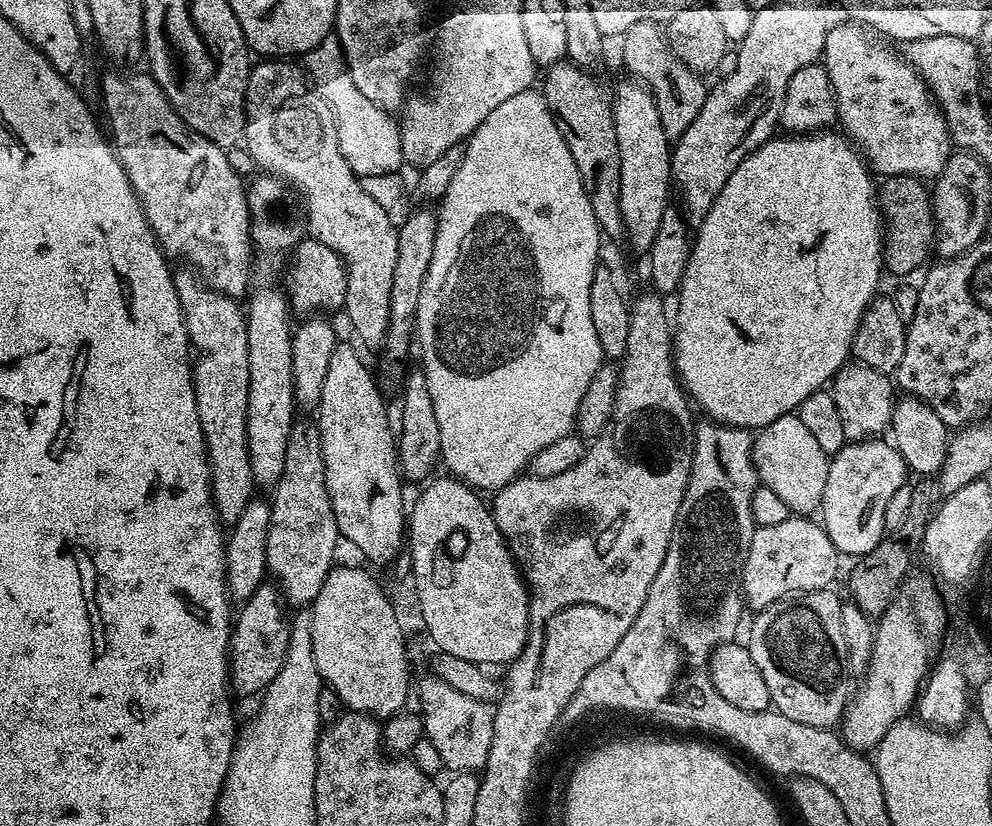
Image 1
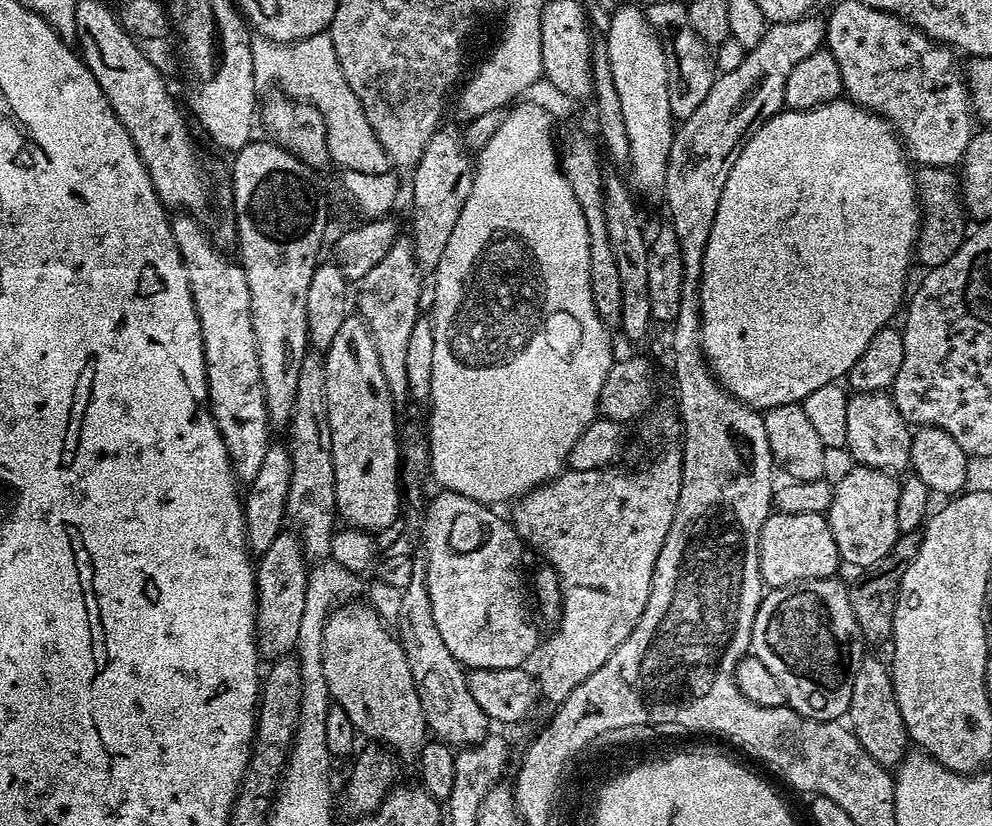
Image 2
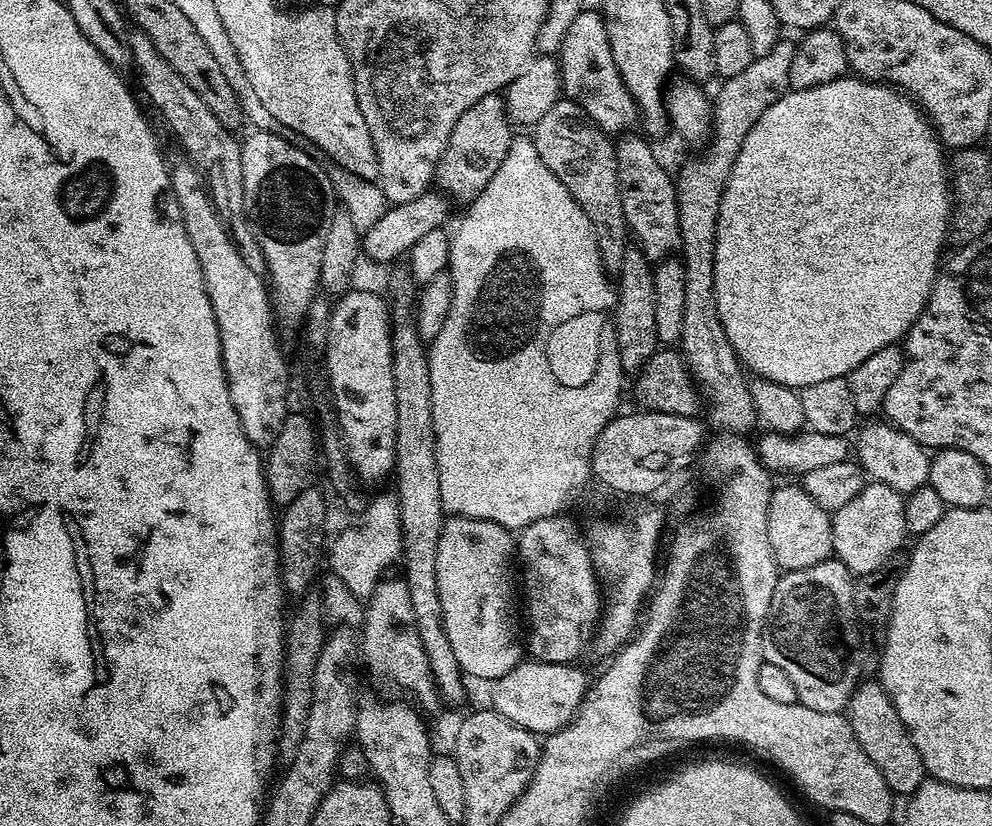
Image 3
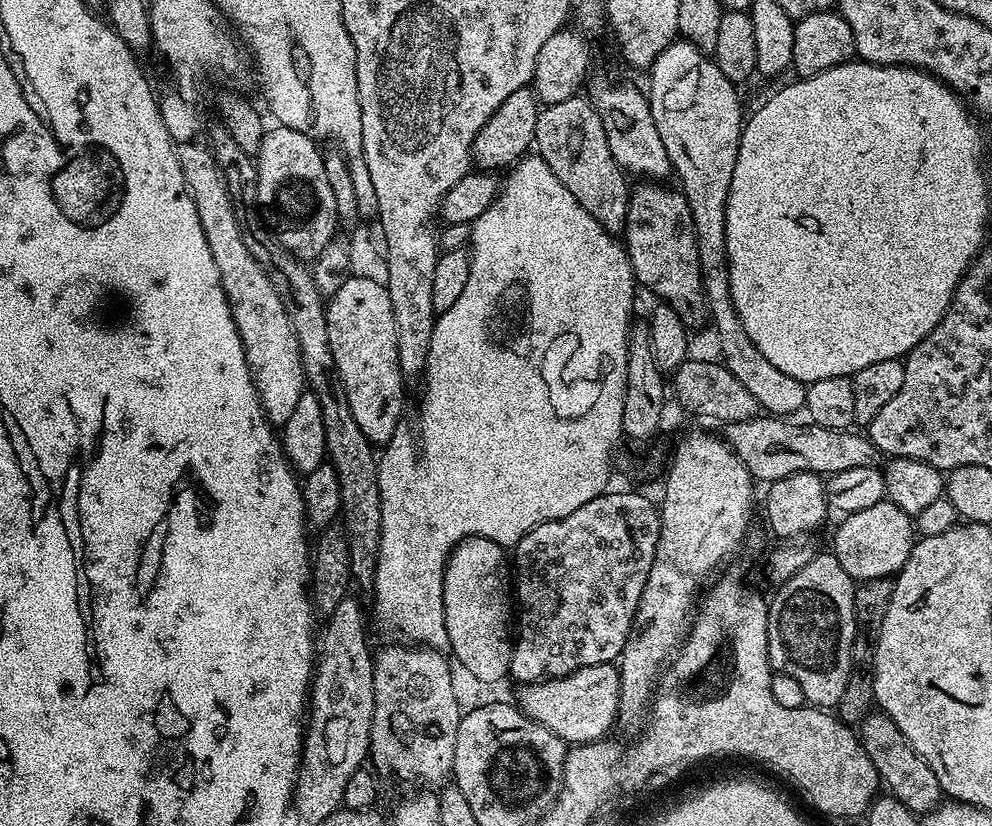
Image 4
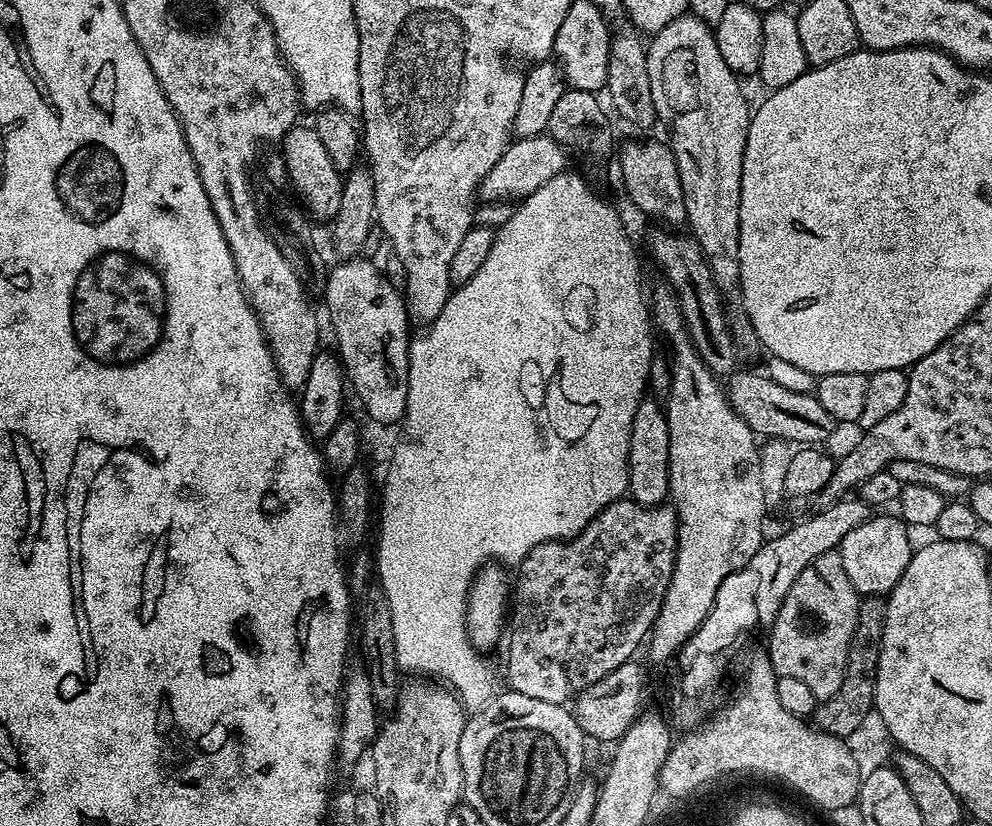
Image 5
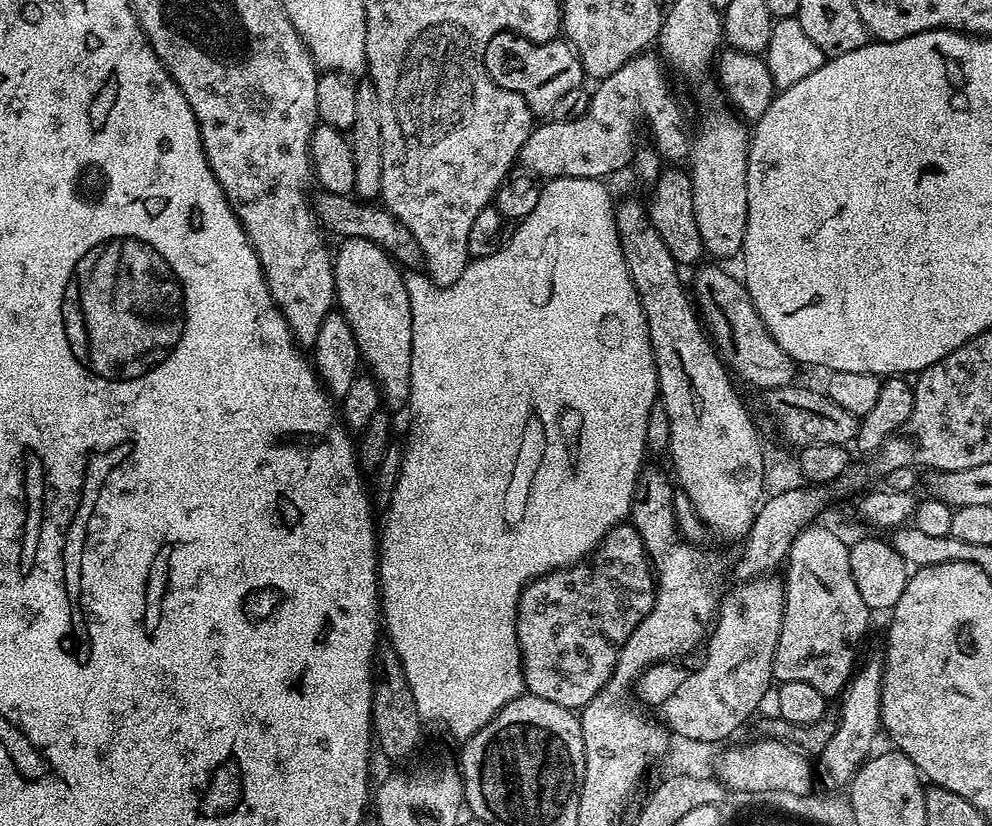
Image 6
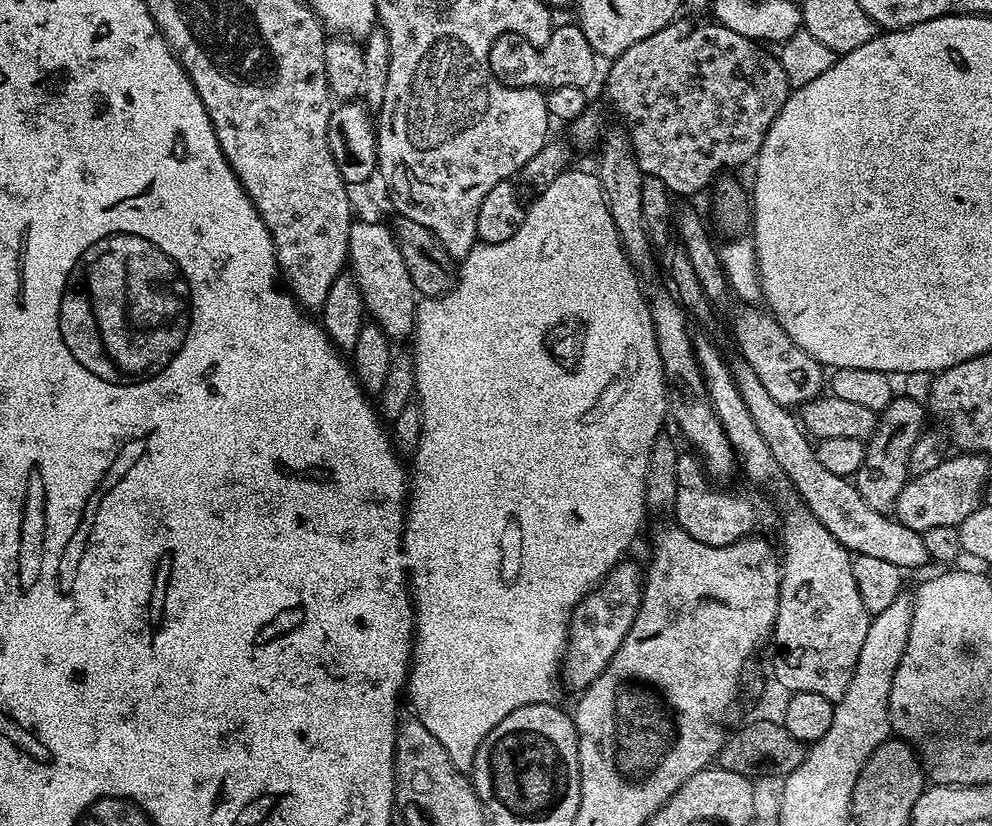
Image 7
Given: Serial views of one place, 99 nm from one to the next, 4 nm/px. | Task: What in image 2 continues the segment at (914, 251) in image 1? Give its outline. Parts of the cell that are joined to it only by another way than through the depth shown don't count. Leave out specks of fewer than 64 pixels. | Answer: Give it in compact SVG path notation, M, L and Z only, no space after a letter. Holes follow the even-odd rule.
M920 166L915 169L914 175L916 194L922 201L920 238L916 242L914 256L919 263L921 260L925 264L925 269L931 270L954 258L954 254L964 245L969 221L960 198L960 177L952 168Z

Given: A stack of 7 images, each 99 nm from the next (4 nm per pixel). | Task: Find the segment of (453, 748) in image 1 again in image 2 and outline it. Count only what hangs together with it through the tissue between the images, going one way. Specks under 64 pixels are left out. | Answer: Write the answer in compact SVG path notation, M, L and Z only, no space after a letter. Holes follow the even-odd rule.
M413 559L413 572L402 592L401 609L398 610L394 624L398 629L400 645L406 650L406 662L410 662L410 674L422 702L429 733L437 741L451 746L476 744L489 735L490 721L482 706L474 702L474 694L470 694L468 672L463 664L456 661L454 654L450 654L450 649L434 622L434 606L430 606L430 590L426 586L426 566L423 559Z

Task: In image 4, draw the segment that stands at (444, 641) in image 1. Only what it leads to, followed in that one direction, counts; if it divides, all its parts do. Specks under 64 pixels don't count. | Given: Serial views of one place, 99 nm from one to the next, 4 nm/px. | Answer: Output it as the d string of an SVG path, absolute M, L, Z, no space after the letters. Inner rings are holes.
M470 536L456 546L444 565L444 625L448 648L455 660L486 683L507 677L511 666L513 641L510 634L508 638L508 623L514 620L514 580L510 575L509 553L504 552L507 552L505 545L490 538Z

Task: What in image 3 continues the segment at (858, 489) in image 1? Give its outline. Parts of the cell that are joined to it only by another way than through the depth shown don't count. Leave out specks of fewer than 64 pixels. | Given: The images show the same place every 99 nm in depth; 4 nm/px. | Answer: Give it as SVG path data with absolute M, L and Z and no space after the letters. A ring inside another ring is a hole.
M865 483L863 490L832 516L832 550L835 559L844 563L849 572L861 577L878 570L878 566L897 555L908 536L904 502L905 497L890 490L890 486Z

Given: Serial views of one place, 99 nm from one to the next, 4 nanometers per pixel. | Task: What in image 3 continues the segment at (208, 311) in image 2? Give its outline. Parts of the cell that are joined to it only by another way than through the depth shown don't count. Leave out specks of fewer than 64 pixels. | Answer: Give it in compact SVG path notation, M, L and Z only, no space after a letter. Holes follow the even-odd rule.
M187 158L179 159L170 164L170 187L176 196L178 210L182 210L182 222L186 226L186 235L190 237L190 246L194 246L194 254L198 254L206 294L214 310L214 322L218 322L230 402L234 402L238 422L242 422L248 441L257 450L267 450L274 438L278 438L290 411L288 360L276 341L270 292L265 277L250 270L250 266L242 262L242 254L234 250L234 242L222 226L196 167Z

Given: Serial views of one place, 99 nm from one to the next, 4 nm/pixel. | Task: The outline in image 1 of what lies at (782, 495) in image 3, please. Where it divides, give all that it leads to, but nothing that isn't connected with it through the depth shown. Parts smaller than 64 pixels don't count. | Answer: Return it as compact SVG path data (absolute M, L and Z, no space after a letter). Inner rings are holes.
M789 514L786 522L757 527L744 567L744 599L749 609L759 610L793 594L835 585L842 554L830 542L823 523L813 520L804 514Z

